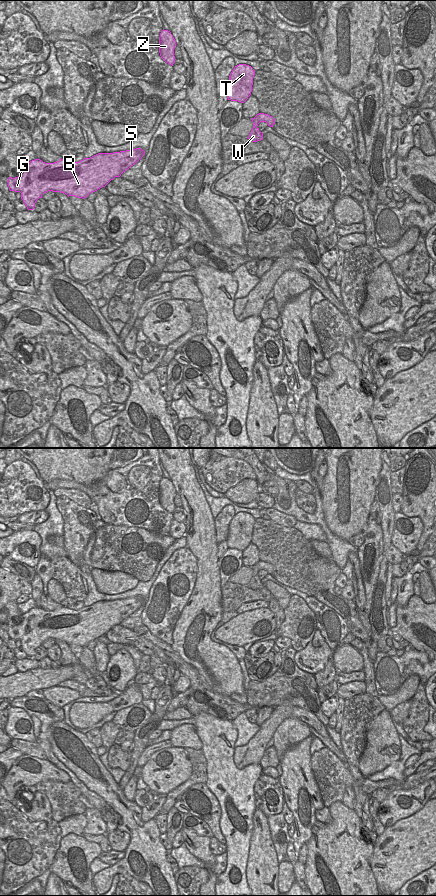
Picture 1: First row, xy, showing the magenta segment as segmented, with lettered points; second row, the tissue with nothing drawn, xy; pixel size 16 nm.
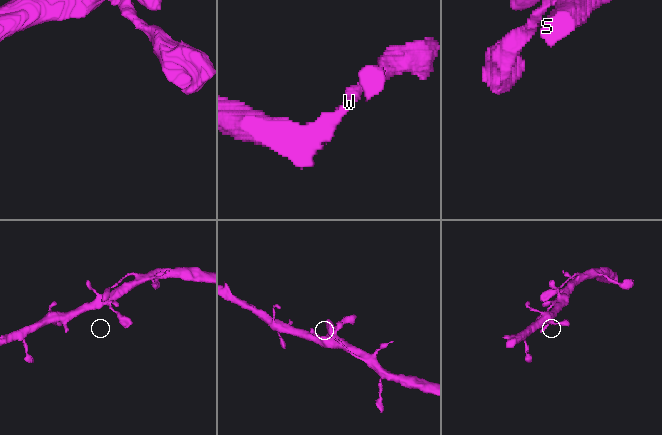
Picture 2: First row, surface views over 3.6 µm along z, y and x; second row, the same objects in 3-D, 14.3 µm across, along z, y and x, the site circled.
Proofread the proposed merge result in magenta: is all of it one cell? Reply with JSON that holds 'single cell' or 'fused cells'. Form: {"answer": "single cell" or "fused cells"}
{"answer": "single cell"}

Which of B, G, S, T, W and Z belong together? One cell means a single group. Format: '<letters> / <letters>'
B G S T W Z

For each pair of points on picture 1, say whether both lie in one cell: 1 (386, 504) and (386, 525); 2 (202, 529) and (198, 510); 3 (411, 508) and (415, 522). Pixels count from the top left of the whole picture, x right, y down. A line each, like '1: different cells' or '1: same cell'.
1: same cell
2: same cell
3: different cells

